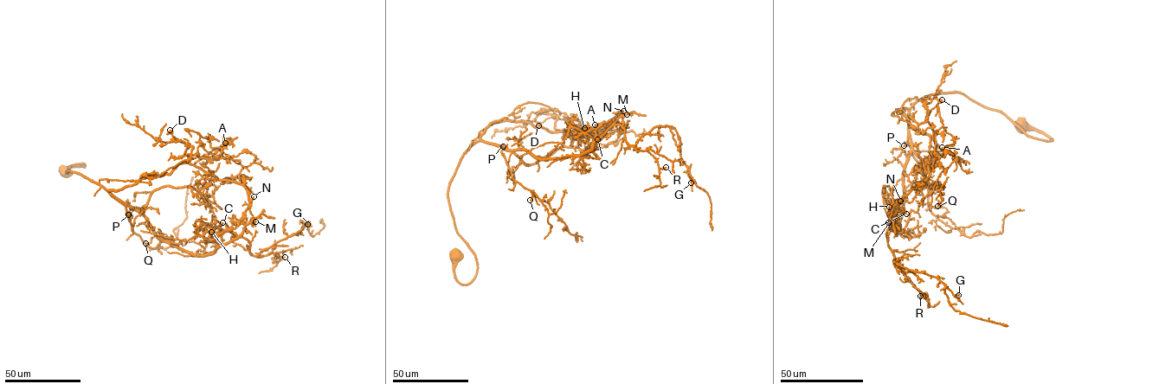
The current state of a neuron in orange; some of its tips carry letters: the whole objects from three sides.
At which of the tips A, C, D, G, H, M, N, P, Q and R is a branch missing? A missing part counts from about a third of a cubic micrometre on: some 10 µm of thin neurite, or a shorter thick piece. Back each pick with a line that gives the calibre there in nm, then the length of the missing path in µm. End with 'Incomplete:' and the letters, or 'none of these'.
H: 90 nm thick; about 35 µm are missing
M: 280 nm thick; about 15 µm are missing
N: 240 nm thick; about 10 µm are missing
P: 280 nm thick; about 45 µm are missing
Incomplete: H, M, N, P

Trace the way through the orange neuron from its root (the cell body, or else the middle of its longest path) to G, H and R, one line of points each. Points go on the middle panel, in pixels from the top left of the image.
G: (456, 254), (469, 284), (447, 190), (479, 141), (554, 158), (613, 125), (633, 145), (671, 126), (691, 182)
H: (456, 254), (454, 277), (469, 284), (477, 262), (447, 190), (463, 154), (481, 141), (547, 160), (584, 128)
R: (456, 254), (454, 277), (469, 284), (477, 262), (447, 190), (477, 142), (560, 157), (618, 124), (666, 167)

